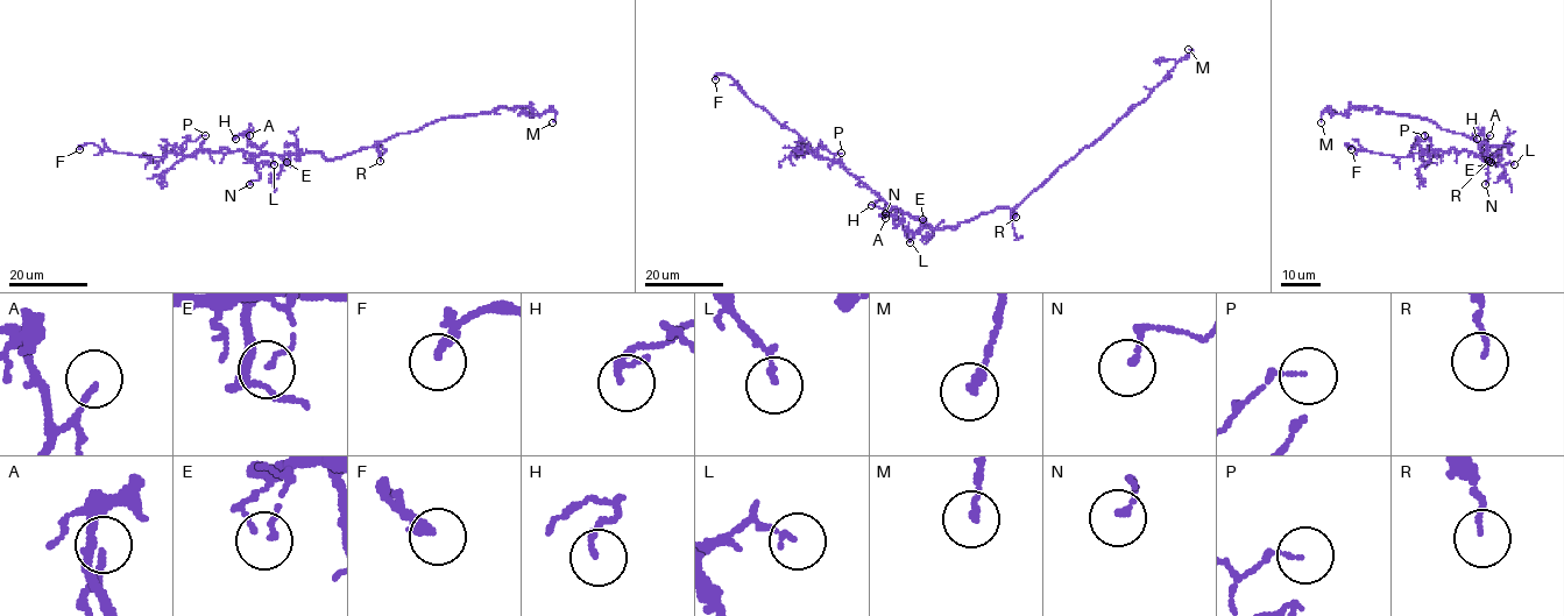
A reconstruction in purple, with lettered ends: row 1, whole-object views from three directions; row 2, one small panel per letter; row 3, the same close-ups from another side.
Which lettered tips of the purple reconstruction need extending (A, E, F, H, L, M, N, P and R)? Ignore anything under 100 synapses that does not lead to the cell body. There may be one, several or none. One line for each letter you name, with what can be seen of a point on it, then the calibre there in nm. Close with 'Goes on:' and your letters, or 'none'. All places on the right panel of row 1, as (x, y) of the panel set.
F: (1351, 149) | 200 nm
Goes on: F

